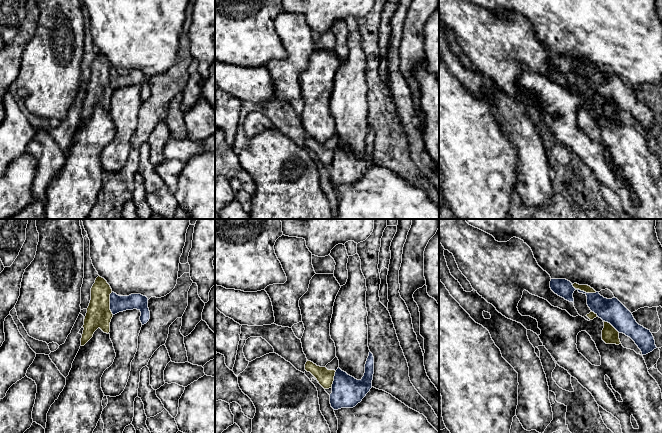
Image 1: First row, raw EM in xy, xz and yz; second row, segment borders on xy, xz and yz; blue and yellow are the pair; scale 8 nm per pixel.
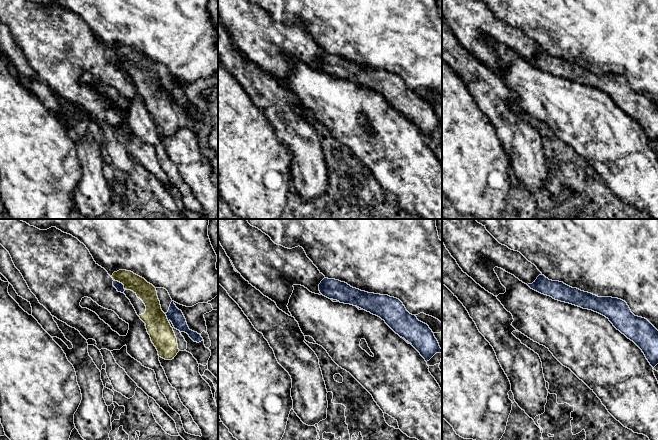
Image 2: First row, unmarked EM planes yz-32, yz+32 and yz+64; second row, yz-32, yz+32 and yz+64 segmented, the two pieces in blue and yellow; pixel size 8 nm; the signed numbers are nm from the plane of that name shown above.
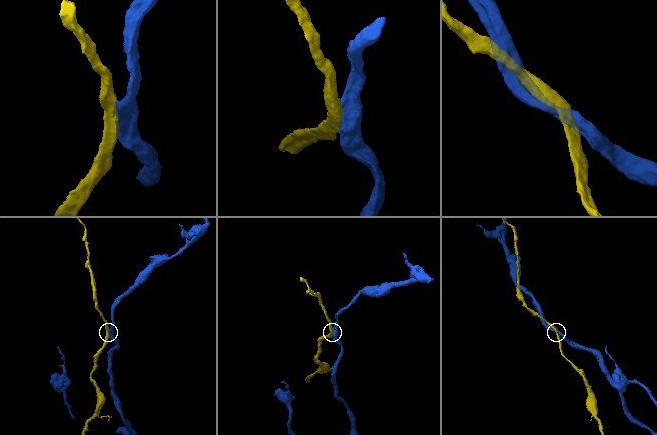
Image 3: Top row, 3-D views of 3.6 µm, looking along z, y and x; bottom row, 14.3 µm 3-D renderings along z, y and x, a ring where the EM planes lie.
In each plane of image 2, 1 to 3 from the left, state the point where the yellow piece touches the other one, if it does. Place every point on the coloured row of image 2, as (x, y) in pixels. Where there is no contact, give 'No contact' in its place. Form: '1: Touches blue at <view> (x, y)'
1: Touches blue at yz-32 (121, 283)
2: No contact
3: No contact

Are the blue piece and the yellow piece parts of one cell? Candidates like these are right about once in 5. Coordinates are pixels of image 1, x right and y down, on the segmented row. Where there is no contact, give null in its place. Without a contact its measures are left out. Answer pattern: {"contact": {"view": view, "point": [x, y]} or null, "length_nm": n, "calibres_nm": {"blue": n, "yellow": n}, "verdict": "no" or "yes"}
{"contact": {"view": "xy", "point": [110, 303]}, "length_nm": 180, "calibres_nm": {"blue": 130, "yellow": 200}, "verdict": "no"}

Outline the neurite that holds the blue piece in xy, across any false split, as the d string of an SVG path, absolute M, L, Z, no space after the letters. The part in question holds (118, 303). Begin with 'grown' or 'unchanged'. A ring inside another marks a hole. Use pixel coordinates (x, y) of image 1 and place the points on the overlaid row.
unchanged; M112 292L110 294L110 310L113 315L126 310L137 309L141 312L140 321L142 325L150 319L148 308L148 298L141 294L131 294L129 296L119 296Z

